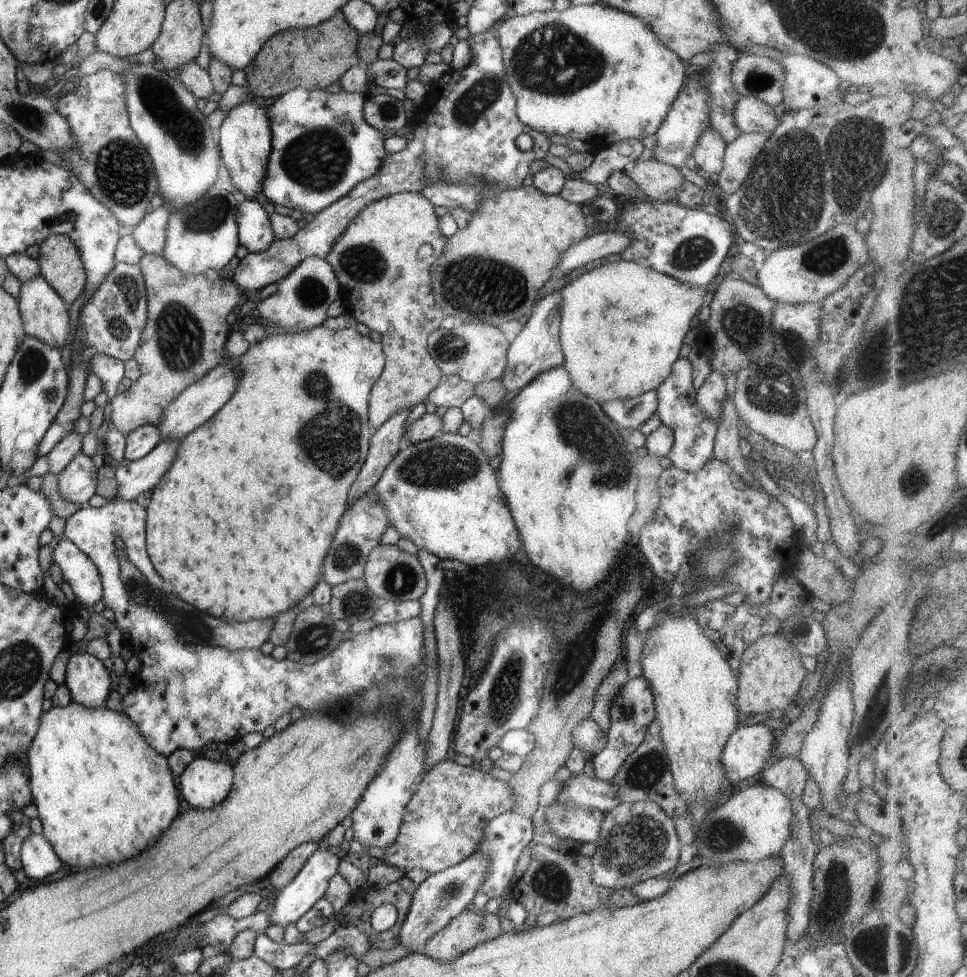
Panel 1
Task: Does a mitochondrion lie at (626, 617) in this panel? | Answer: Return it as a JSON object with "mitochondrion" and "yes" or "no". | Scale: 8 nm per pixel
{"mitochondrion":"no"}

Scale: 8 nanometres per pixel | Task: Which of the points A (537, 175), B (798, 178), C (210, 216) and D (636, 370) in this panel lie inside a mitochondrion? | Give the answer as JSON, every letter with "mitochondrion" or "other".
{"A":"other","B":"mitochondrion","C":"mitochondrion","D":"other"}

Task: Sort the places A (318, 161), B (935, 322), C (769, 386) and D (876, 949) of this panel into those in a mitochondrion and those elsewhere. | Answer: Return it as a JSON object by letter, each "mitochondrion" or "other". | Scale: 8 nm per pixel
{"A":"mitochondrion","B":"mitochondrion","C":"mitochondrion","D":"mitochondrion"}

